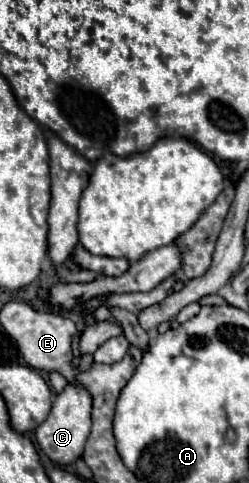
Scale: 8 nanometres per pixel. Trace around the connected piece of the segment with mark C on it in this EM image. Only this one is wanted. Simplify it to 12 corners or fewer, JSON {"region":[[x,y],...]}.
{"region":[[81,383],[55,395],[35,429],[41,451],[59,465],[83,453],[91,395]]}

